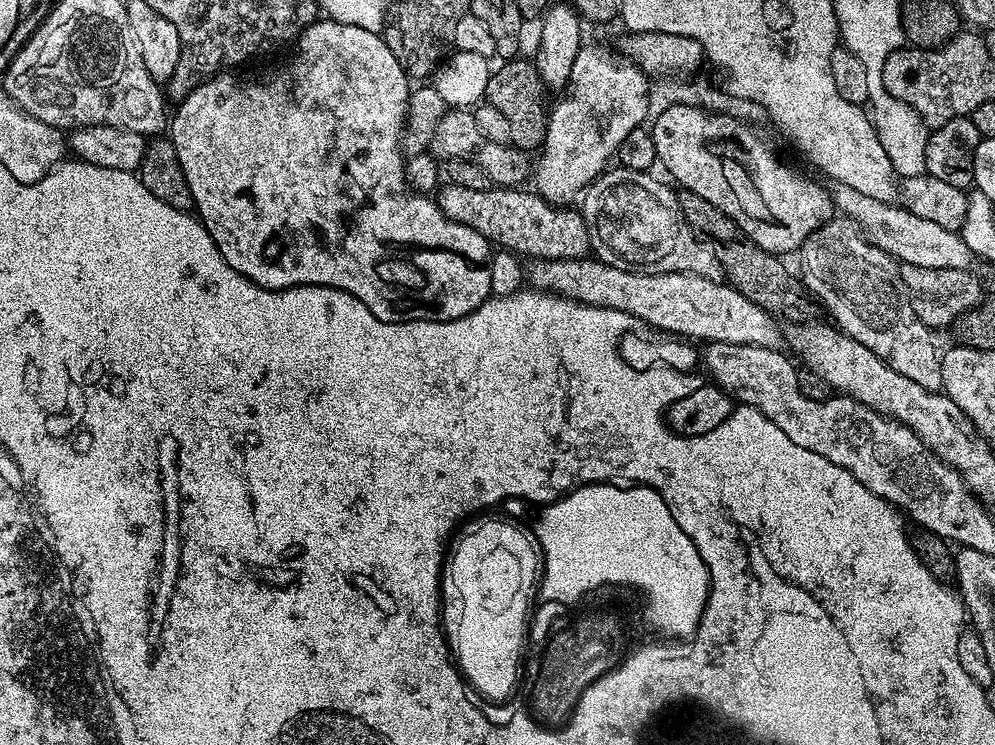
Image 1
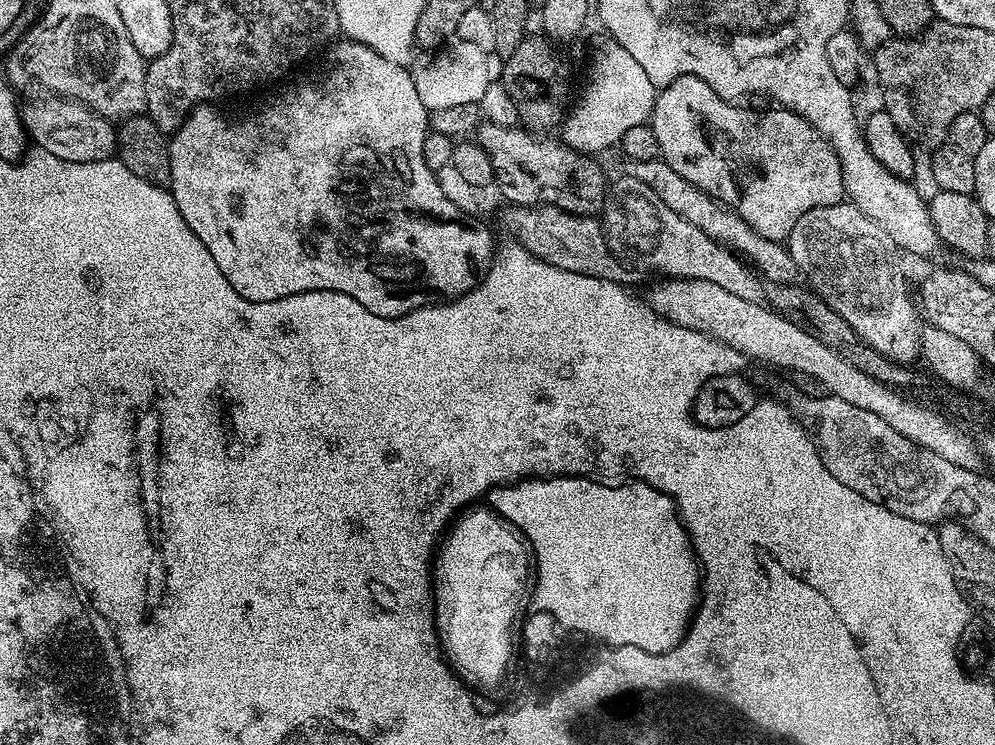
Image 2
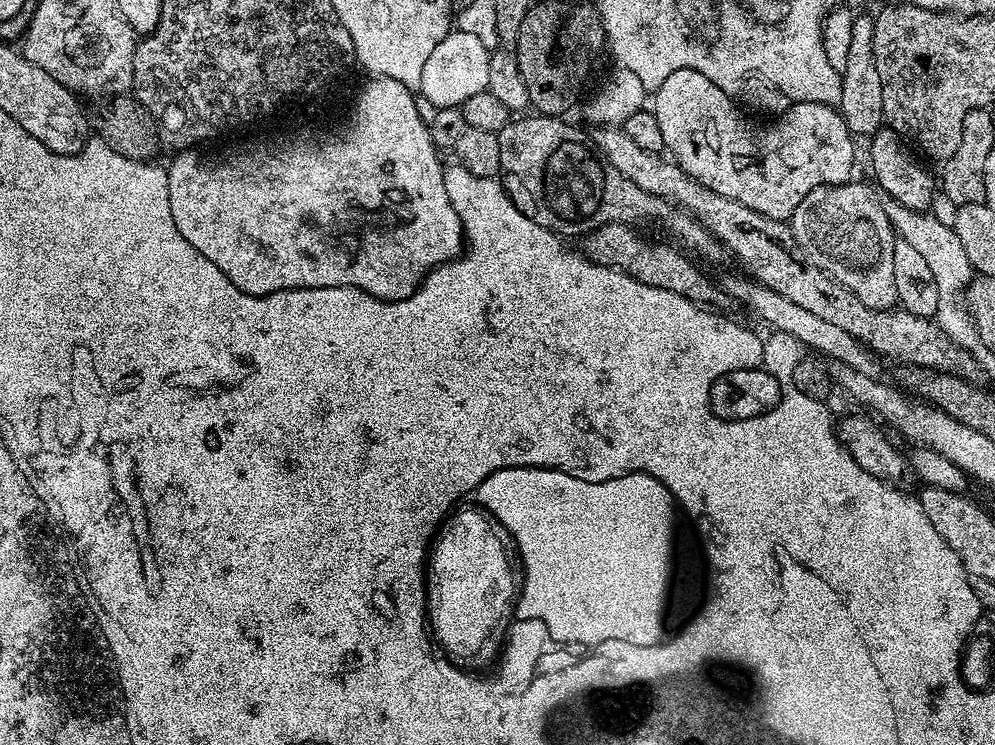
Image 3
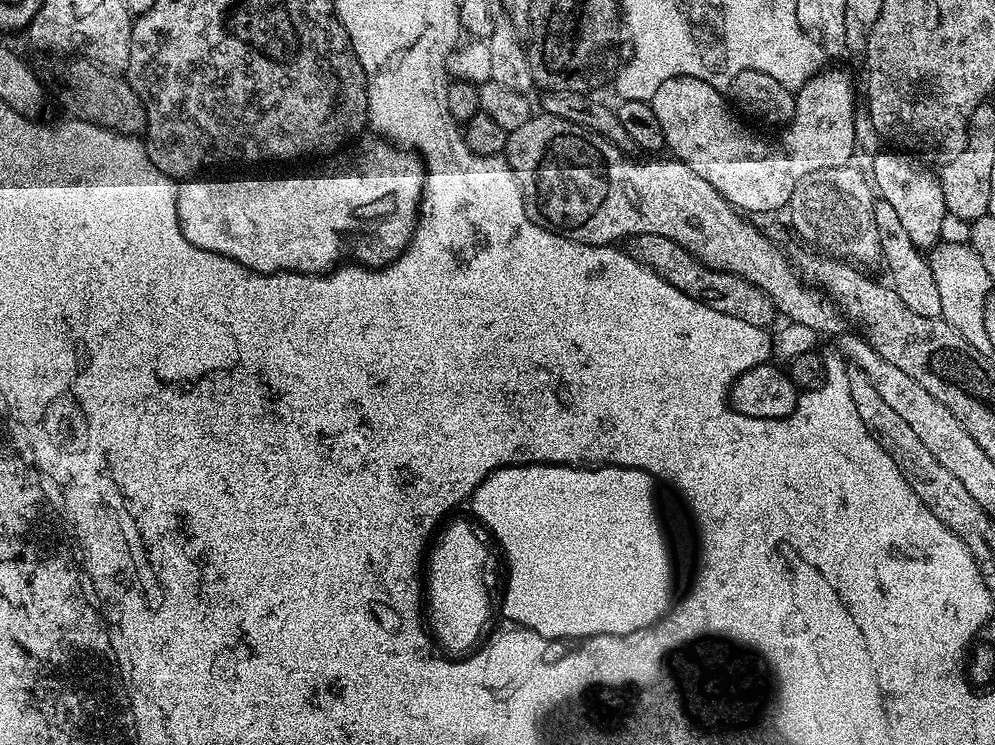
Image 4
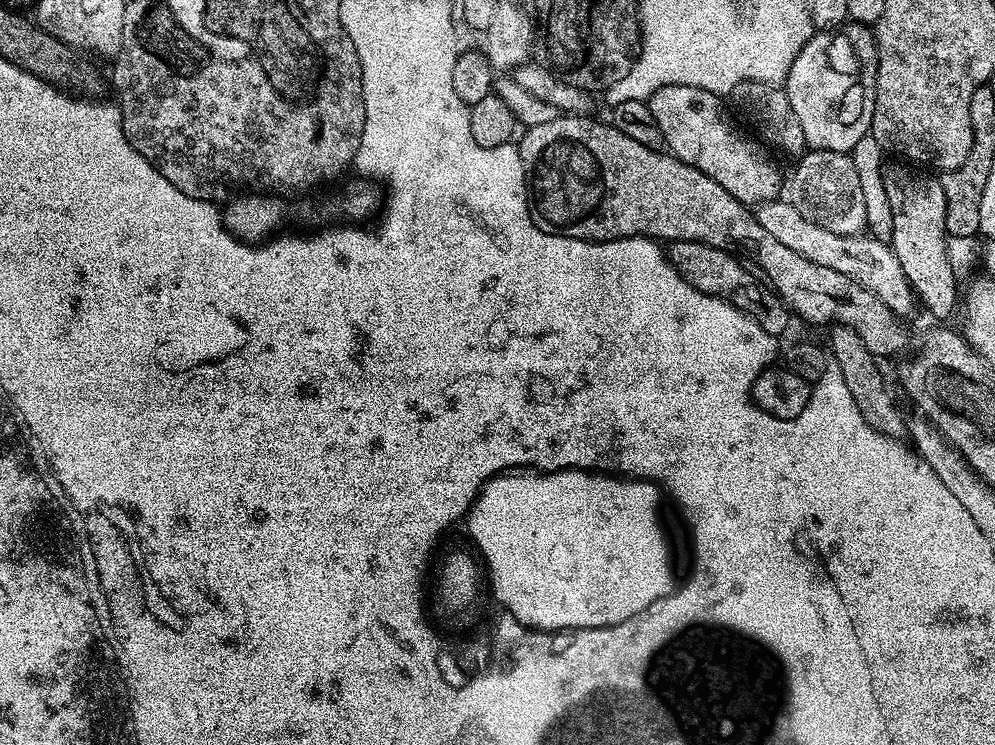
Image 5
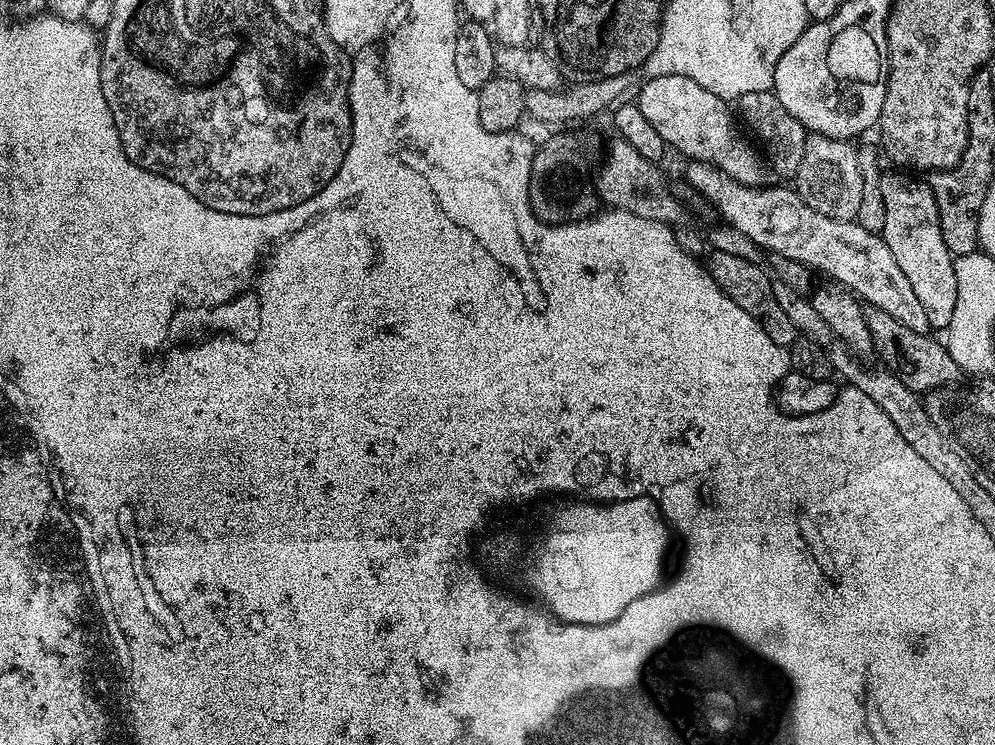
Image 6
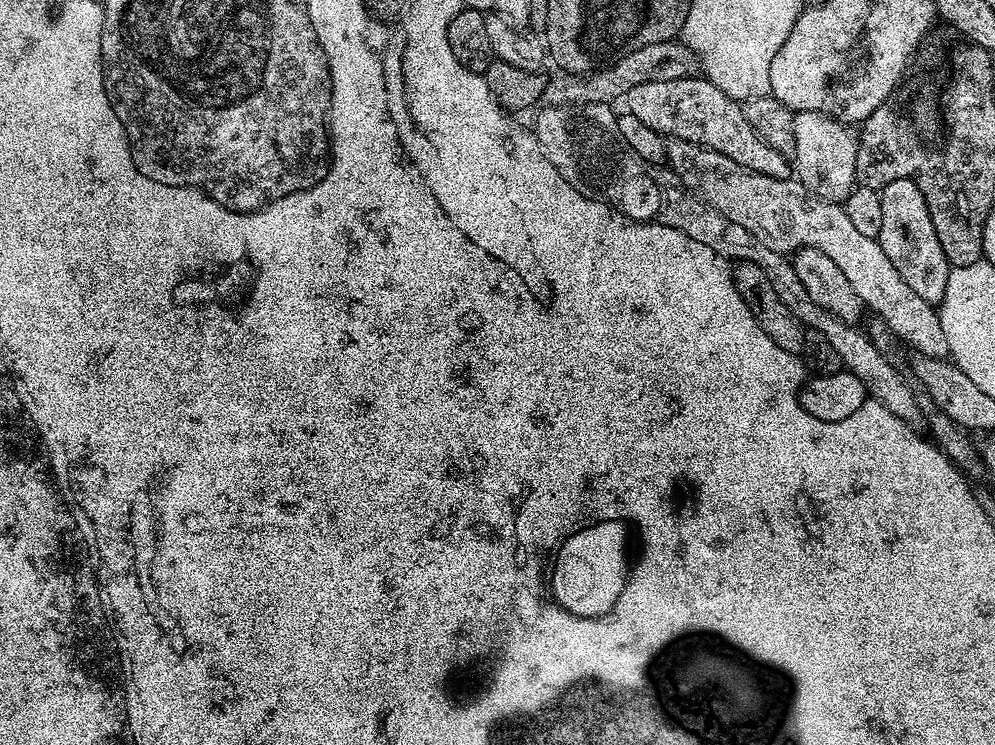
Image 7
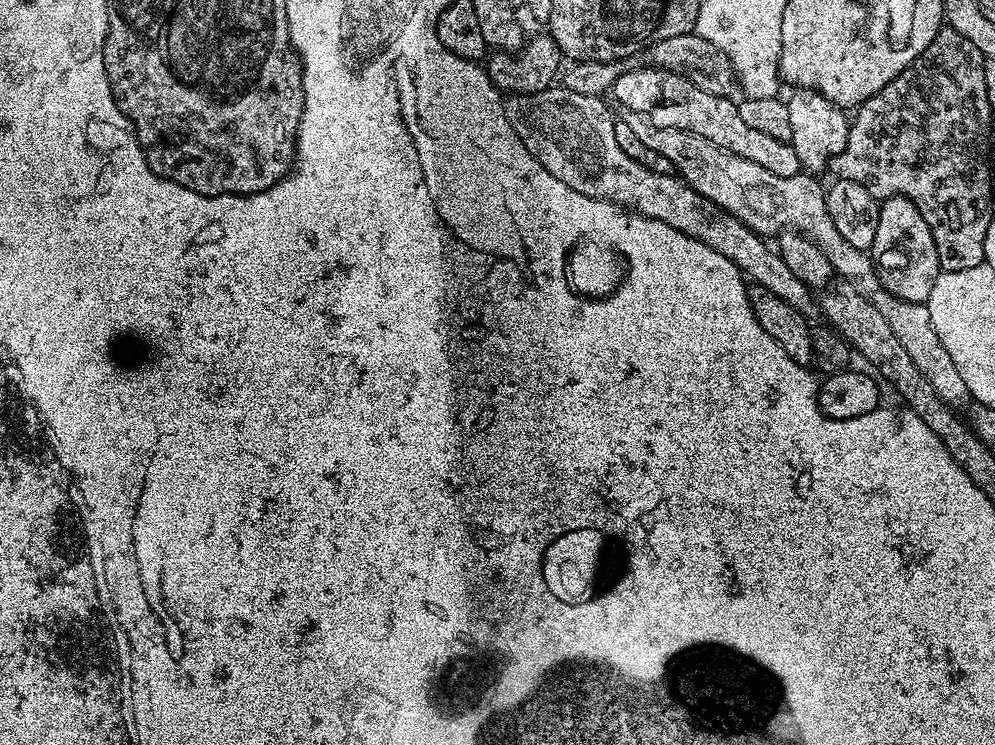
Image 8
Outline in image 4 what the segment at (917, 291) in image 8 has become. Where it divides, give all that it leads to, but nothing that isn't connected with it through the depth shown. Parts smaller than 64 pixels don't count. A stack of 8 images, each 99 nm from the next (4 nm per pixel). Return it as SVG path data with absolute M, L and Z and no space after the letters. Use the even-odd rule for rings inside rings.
M881 150L878 155L871 157L870 164L870 176L879 199L894 206L902 227L910 234L910 242L914 242L914 246L921 250L931 250L941 243L942 218L949 215L946 210L946 198L940 190L939 175L935 171L932 173L931 167L925 166L919 159L903 150Z

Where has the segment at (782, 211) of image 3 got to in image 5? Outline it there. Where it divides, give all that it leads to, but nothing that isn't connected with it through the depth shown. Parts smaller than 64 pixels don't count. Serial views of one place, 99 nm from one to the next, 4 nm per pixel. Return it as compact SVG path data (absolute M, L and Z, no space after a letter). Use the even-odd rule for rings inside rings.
M848 22L835 30L820 30L806 42L806 46L800 51L798 61L800 72L800 100L799 96L793 99L794 114L798 114L798 122L802 122L802 134L806 134L806 145L809 149L822 152L846 152L851 153L854 146L858 146L858 138L869 135L872 119L874 118L874 98L876 97L876 37L873 29L867 24ZM678 84L662 86L662 90L655 92L647 103L650 106L650 114L654 114L654 122L658 122L662 130L662 138L666 143L667 151L682 162L702 170L702 174L714 178L714 182L718 182L718 186L722 186L722 190L730 190L730 194L734 194L734 198L738 198L738 202L749 206L759 206L768 203L769 200L777 199L781 195L780 172L772 165L771 158L767 156L769 153L751 135L748 137L743 136L740 132L735 132L728 125L726 117L716 116L716 107L722 104L721 97L707 92L698 84Z

